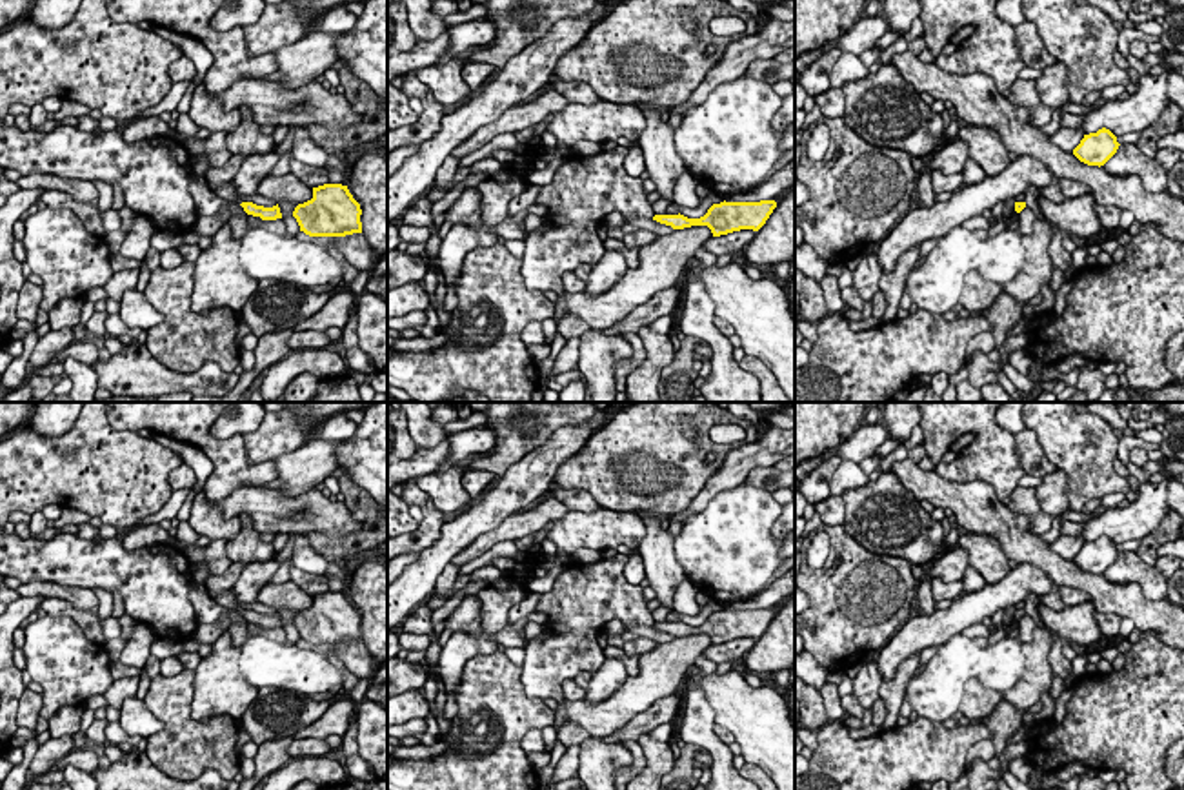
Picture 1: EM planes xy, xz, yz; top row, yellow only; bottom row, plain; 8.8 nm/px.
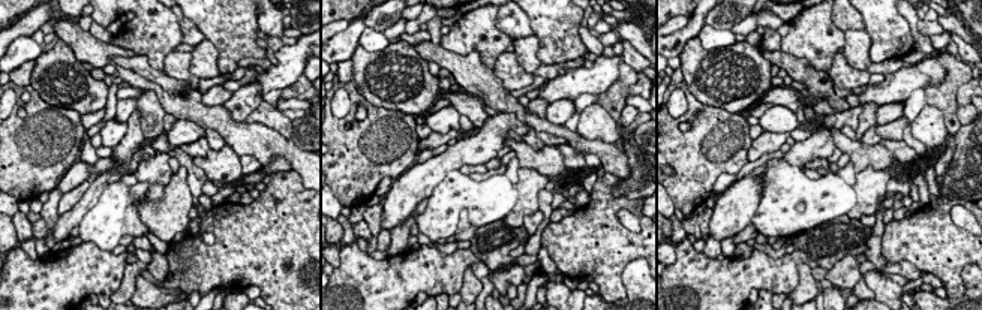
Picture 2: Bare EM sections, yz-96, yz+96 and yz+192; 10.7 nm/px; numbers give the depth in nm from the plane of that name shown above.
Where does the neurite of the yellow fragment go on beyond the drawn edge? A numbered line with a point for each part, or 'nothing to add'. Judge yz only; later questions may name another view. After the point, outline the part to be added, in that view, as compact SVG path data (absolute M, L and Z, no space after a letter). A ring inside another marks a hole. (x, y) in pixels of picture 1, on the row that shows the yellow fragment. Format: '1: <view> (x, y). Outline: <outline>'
nothing to add

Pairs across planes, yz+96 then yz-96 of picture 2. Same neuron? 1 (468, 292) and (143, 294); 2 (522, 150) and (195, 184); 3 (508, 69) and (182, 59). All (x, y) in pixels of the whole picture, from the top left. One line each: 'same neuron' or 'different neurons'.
1: same neuron
2: different neurons
3: same neuron

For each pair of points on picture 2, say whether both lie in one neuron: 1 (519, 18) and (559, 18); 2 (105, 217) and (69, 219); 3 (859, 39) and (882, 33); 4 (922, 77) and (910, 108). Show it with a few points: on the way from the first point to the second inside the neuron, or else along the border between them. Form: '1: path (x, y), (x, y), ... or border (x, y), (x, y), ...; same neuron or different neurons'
1: border (526, 15), (534, 33); different neurons
2: border (104, 190), (78, 226); different neurons
3: border (864, 30), (870, 39), (870, 59), (873, 62); different neurons
4: border (924, 87), (918, 87), (904, 102); different neurons

